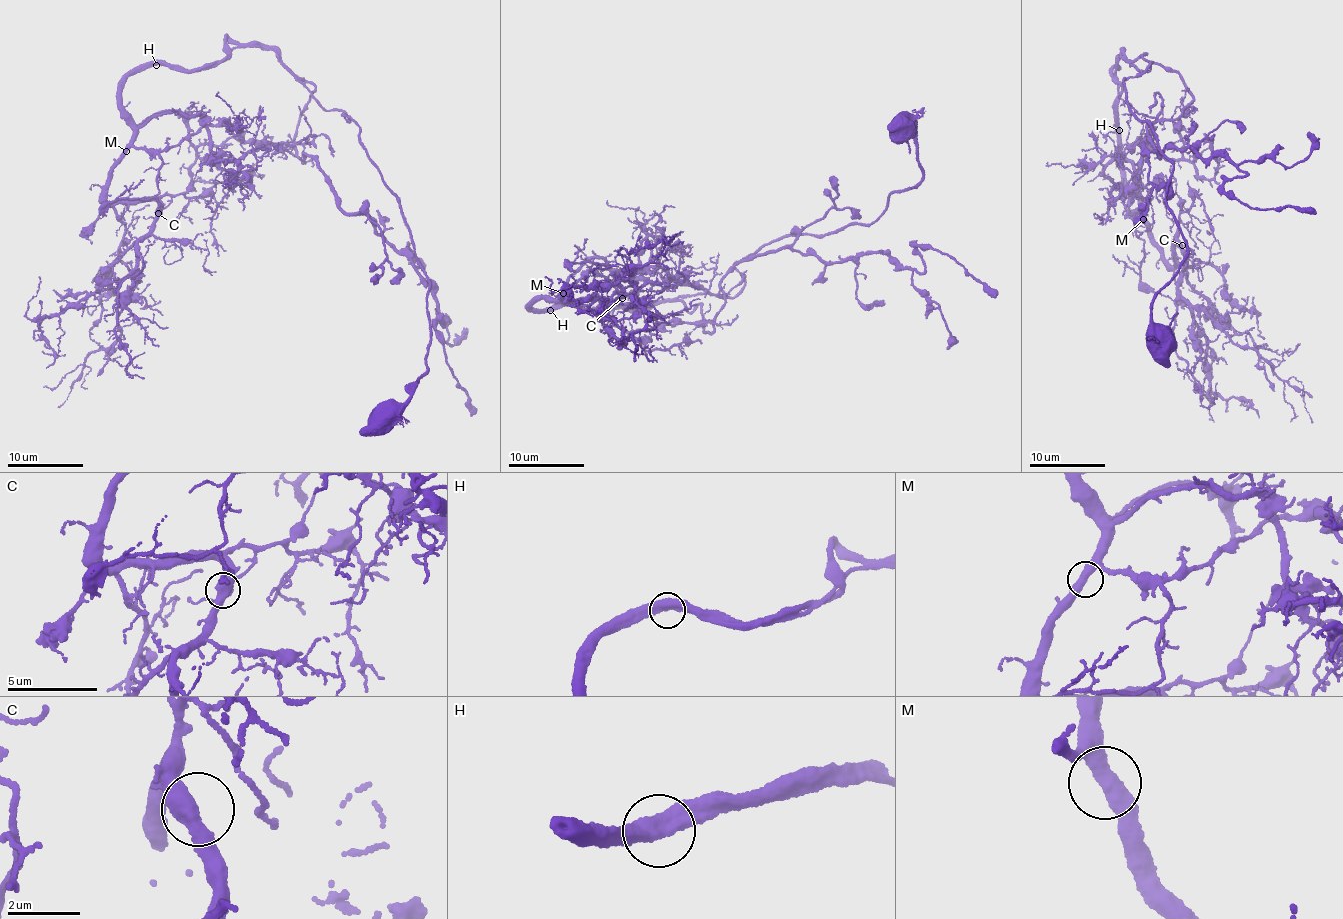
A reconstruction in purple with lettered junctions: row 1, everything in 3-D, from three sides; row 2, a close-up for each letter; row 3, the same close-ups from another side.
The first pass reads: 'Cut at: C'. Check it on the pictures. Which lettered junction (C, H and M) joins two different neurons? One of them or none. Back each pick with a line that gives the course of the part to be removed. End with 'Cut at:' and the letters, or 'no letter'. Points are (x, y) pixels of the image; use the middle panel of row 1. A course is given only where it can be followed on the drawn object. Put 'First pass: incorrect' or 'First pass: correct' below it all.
Cut at: no letter
First pass: incorrect

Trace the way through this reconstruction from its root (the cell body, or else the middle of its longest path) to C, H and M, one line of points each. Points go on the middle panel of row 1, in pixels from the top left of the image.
C: (902, 127), (915, 188), (865, 225), (763, 245), (734, 263), (733, 297), (530, 308), (622, 298)
H: (902, 127), (914, 123), (915, 188), (865, 225), (763, 245), (734, 263), (733, 297), (549, 310)
M: (902, 127), (914, 123), (915, 188), (865, 225), (763, 245), (734, 263), (733, 297), (530, 308), (563, 293)

